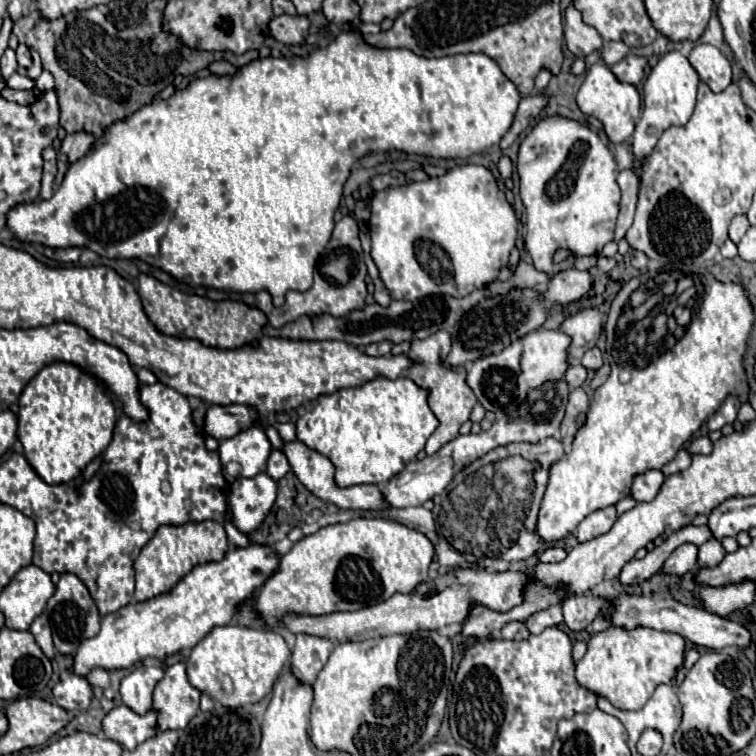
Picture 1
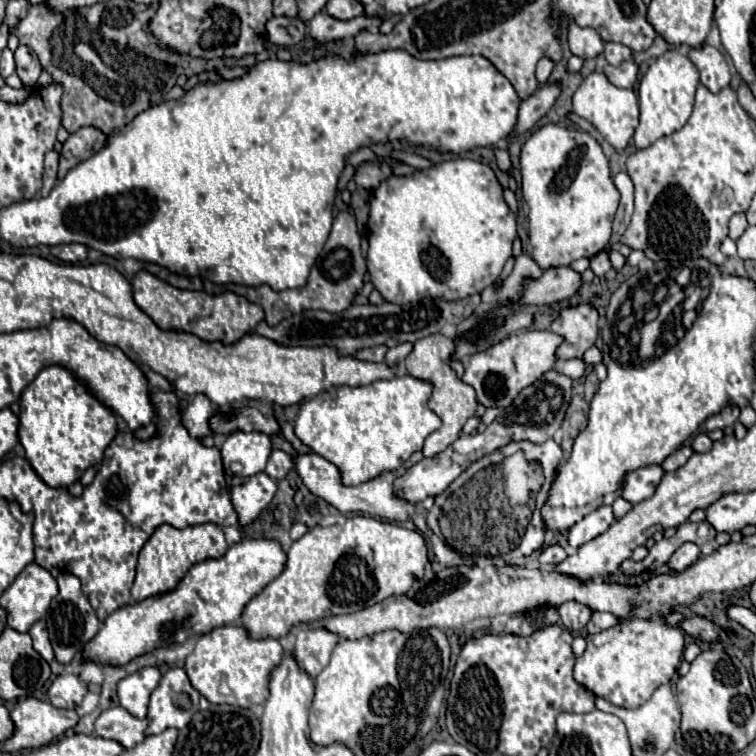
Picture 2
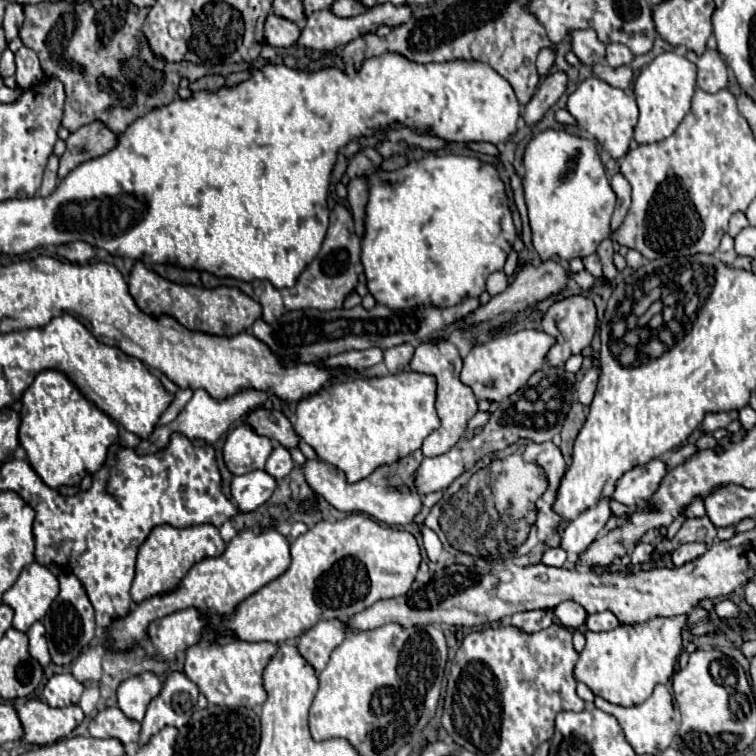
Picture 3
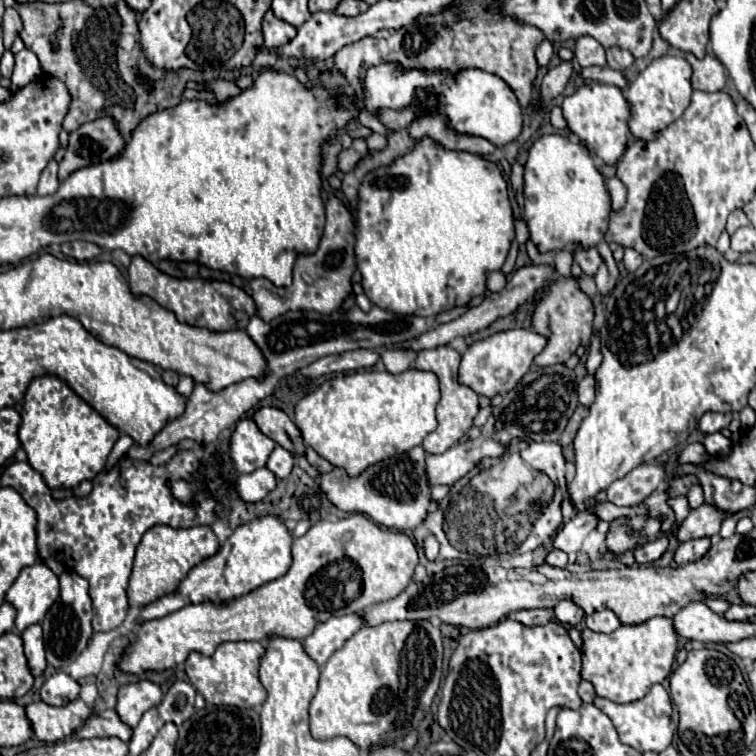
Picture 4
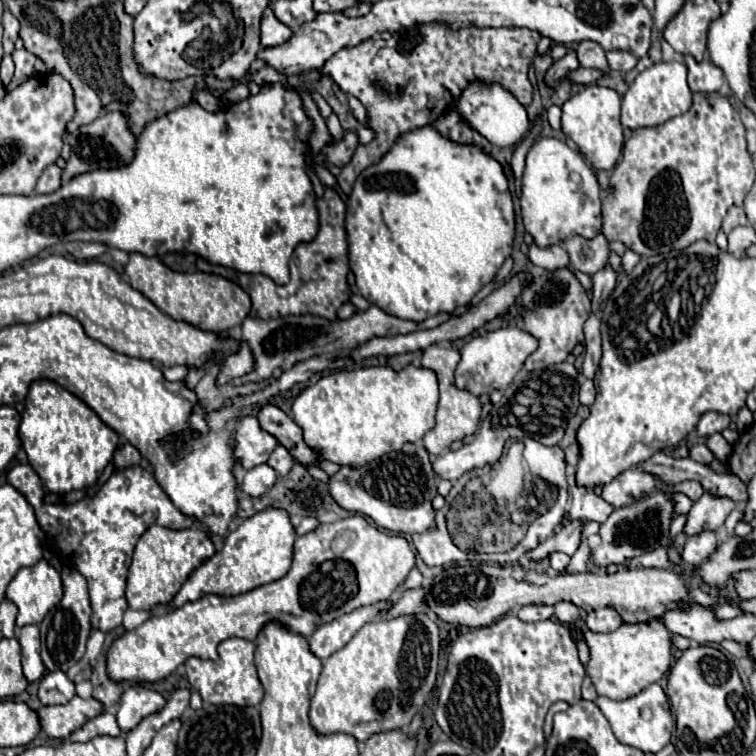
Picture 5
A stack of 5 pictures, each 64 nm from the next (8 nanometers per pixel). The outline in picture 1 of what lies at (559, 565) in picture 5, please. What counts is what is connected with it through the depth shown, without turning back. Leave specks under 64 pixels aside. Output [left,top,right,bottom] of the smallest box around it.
[538,546,566,562]

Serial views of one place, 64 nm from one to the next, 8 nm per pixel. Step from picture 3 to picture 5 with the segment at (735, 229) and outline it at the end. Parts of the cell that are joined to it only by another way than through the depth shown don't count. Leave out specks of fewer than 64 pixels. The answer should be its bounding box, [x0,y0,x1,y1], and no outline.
[722,206,748,234]

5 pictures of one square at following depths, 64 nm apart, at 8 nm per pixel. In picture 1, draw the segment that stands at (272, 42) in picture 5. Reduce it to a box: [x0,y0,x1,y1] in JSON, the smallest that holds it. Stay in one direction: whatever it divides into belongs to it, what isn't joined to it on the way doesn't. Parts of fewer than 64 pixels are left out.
[270,16,310,44]

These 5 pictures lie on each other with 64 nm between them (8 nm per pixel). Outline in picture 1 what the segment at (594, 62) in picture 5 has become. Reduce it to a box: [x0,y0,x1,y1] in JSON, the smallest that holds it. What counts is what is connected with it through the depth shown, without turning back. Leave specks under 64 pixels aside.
[564,2,602,58]

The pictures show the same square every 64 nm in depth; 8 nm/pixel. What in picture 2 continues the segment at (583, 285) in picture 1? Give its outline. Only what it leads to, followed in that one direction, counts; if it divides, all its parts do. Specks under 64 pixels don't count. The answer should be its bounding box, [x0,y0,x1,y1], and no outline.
[516,268,582,306]

